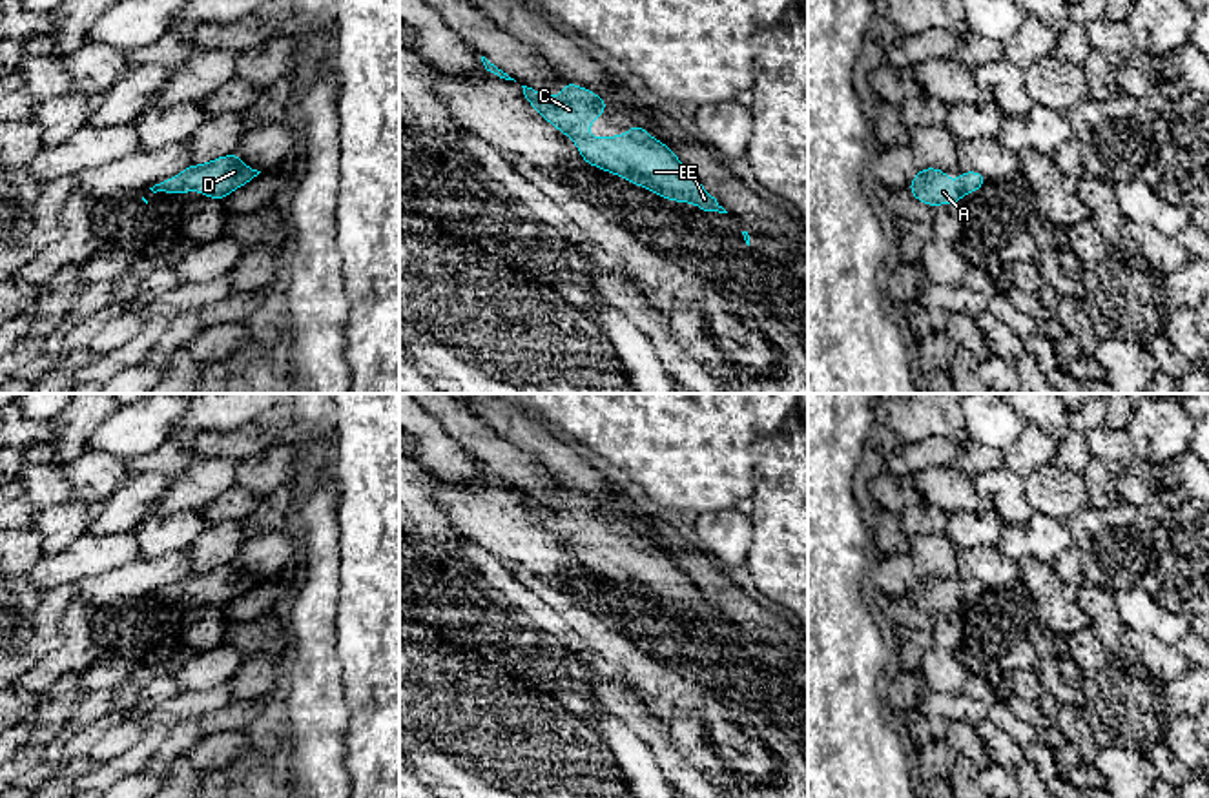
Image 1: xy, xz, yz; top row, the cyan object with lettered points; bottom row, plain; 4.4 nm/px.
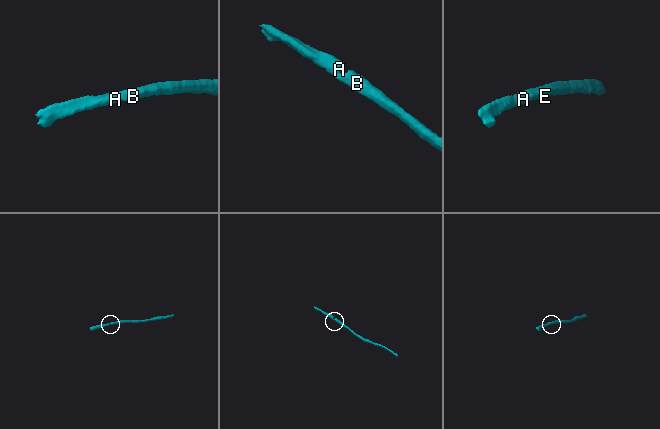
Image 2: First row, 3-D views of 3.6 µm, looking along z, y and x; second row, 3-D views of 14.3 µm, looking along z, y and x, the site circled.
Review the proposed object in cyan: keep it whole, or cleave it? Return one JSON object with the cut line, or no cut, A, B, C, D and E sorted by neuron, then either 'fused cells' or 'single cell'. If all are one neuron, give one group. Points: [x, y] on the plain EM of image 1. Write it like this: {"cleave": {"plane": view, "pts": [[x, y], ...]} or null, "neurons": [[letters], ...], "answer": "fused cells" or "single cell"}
{"cleave": null, "neurons": [["A", "B", "C", "D", "E"]], "answer": "single cell"}

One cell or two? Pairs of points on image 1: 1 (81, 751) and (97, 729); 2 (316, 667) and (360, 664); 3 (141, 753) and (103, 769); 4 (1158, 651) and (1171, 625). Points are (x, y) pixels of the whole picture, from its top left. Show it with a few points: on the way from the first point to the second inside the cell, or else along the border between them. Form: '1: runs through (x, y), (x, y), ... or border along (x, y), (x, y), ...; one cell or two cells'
1: runs through (81, 746), (92, 735); one cell
2: border along (334, 624), (341, 693), (349, 707); two cells
3: runs through (132, 762), (112, 769); one cell
4: border along (1127, 629), (1147, 631), (1175, 645); two cells

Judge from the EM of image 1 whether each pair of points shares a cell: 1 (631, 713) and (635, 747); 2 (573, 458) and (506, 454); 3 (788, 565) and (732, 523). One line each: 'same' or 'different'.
1: different
2: different
3: different

